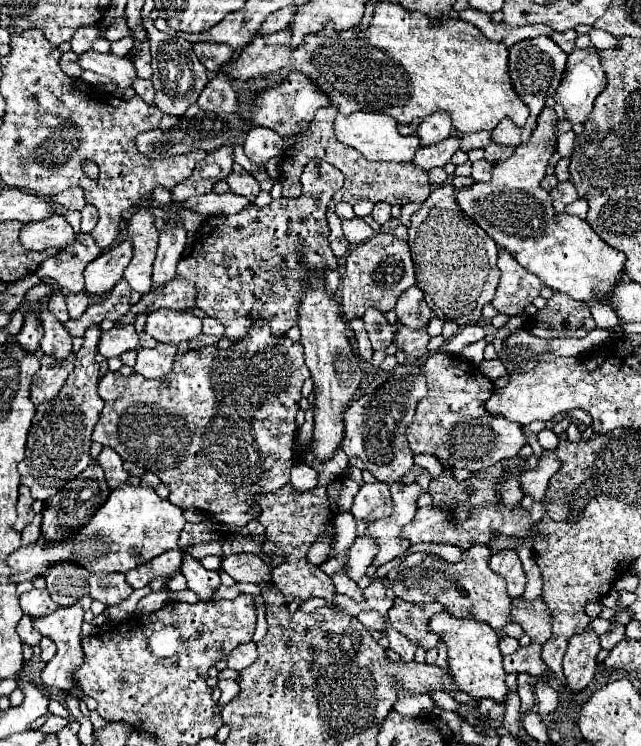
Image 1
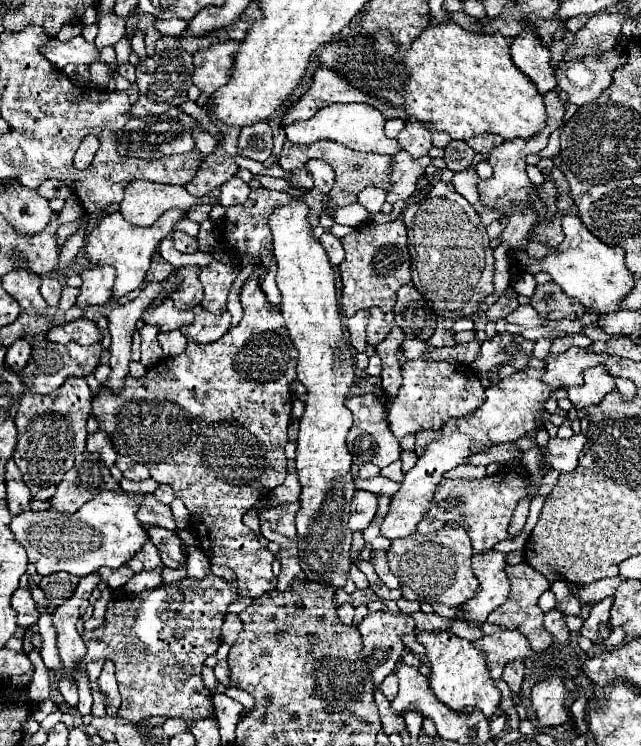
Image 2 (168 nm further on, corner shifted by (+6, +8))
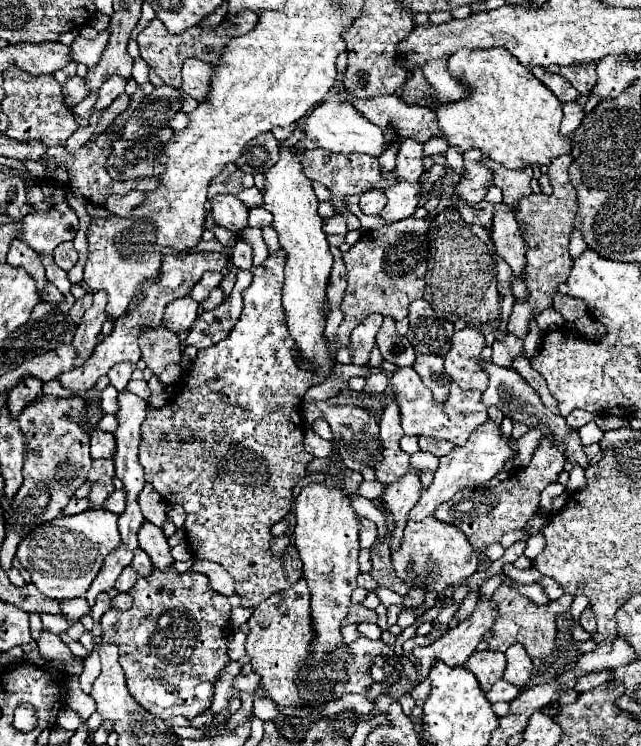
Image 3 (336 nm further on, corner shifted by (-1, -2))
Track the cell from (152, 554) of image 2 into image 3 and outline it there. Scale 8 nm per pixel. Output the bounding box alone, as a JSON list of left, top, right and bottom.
[131,548,153,576]

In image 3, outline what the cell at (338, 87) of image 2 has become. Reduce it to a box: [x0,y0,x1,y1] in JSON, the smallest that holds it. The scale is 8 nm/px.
[341,92,439,142]

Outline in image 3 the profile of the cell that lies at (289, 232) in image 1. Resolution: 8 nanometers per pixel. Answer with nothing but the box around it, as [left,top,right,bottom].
[201,288,225,310]

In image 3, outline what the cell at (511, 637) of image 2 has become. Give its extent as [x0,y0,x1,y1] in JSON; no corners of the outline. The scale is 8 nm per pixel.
[465,650,507,692]

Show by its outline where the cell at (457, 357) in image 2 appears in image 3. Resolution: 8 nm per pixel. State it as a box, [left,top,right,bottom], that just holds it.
[415,354,447,404]

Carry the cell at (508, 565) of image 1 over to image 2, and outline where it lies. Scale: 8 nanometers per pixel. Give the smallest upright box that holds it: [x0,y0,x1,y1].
[462,550,510,624]

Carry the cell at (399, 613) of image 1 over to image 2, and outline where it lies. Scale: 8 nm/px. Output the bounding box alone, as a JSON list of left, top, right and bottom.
[358,612,416,684]

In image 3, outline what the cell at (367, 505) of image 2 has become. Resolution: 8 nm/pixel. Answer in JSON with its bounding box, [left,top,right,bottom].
[359,518,377,548]

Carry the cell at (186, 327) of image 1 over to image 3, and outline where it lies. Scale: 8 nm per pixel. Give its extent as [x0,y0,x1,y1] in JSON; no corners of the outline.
[163,296,199,334]

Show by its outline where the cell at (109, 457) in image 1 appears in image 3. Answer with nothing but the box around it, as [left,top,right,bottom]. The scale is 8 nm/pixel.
[91,430,115,458]

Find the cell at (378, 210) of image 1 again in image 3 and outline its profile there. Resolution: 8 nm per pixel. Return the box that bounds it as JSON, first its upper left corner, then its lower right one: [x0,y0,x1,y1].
[361,190,387,216]

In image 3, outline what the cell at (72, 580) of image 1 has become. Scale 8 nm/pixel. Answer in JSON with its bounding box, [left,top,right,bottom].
[59,598,91,622]

